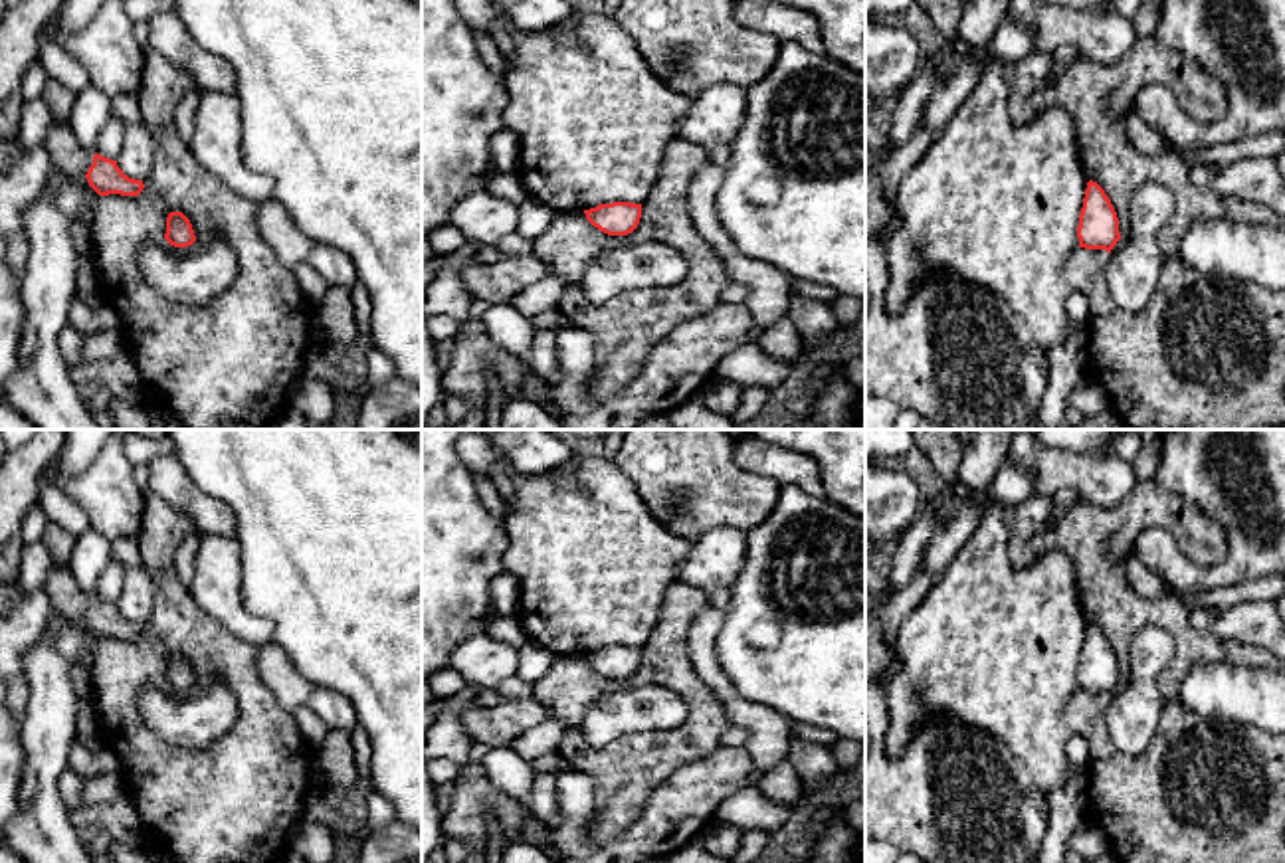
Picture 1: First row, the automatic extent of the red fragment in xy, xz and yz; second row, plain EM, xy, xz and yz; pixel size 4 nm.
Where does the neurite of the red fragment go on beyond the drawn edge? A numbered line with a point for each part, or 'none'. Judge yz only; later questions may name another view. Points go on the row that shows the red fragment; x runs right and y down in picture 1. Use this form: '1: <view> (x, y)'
none

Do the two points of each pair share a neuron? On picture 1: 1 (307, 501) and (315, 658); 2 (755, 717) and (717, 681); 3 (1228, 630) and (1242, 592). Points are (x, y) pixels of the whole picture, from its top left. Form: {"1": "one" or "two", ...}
{"1": "one", "2": "one", "3": "two"}

